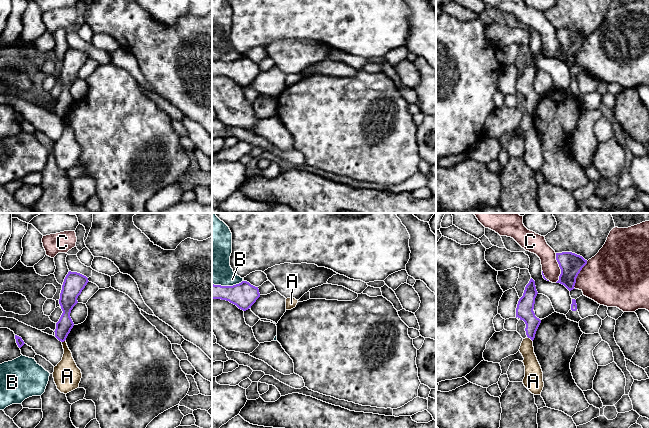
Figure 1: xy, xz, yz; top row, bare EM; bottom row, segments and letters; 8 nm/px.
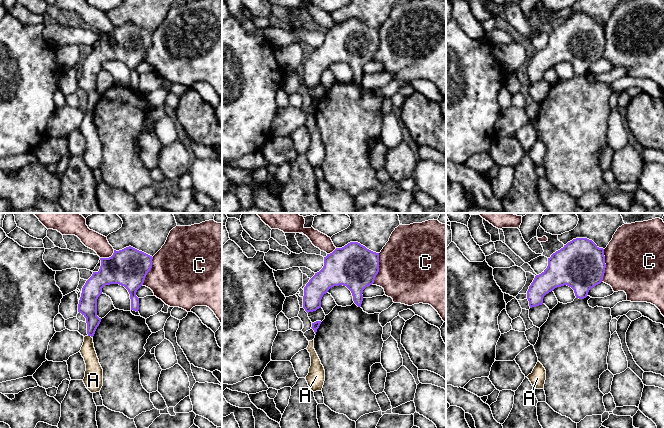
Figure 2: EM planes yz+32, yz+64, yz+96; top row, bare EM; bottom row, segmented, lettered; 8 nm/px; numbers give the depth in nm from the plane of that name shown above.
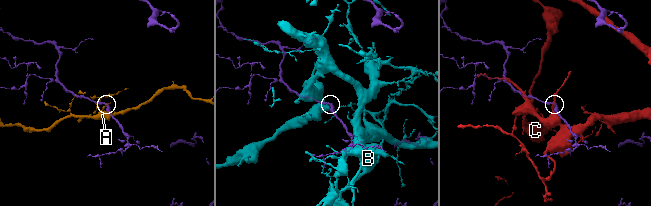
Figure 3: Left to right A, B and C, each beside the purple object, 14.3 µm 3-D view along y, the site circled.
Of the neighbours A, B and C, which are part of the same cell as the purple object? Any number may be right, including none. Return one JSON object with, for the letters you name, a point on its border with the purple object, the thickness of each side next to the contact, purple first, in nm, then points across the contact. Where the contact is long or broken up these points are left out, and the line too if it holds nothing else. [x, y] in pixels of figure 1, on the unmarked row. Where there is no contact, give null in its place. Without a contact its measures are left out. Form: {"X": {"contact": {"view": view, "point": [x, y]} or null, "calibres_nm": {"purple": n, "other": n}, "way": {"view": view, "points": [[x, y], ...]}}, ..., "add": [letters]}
{"add": []}

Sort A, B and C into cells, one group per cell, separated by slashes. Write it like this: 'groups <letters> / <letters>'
groups A / B / C

